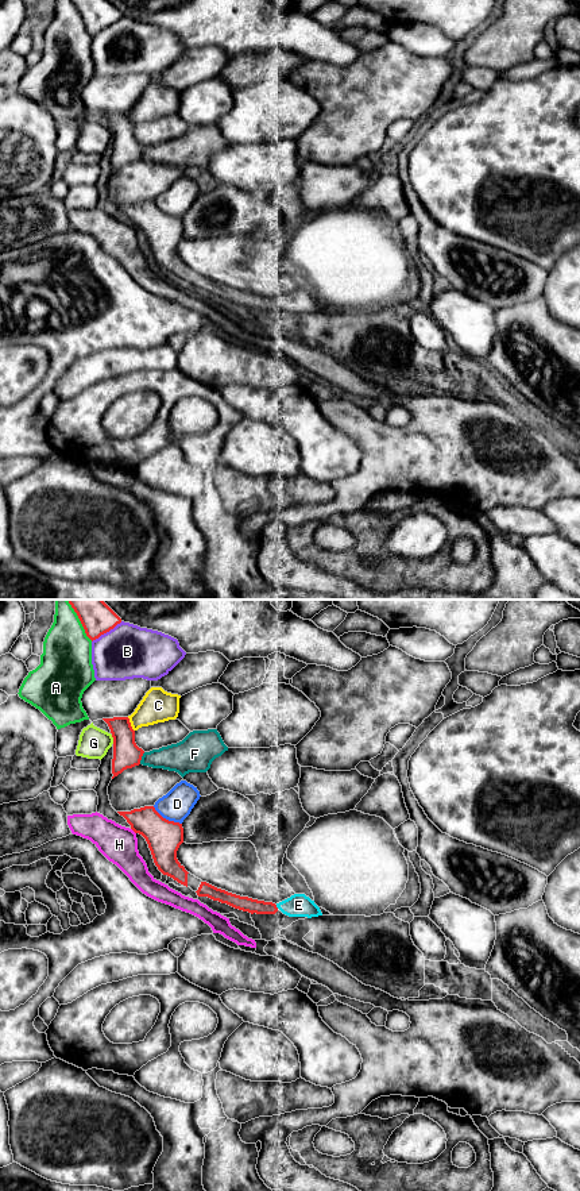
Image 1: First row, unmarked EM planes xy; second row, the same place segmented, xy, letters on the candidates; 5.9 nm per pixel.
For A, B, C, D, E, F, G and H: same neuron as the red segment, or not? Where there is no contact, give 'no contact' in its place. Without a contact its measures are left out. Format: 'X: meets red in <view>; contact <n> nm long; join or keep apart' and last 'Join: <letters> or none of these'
A: meets red in xy; contact 300 nm long; keep apart
B: meets red in xy; contact 220 nm long; keep apart
C: meets red in xy; contact 100 nm long; keep apart
D: meets red in xy; contact 200 nm long; keep apart
E: meets red in xy; contact 30 nm long; join
F: meets red in xy; contact 80 nm long; keep apart
G: meets red in xy; contact 60 nm long; keep apart
H: meets red in xy; contact 50 nm long; keep apart
Join: E

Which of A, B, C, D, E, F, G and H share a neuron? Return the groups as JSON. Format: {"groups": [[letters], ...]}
{"groups": [["A"], ["B"], ["C"], ["D"], ["E"], ["F"], ["G"], ["H"]]}

